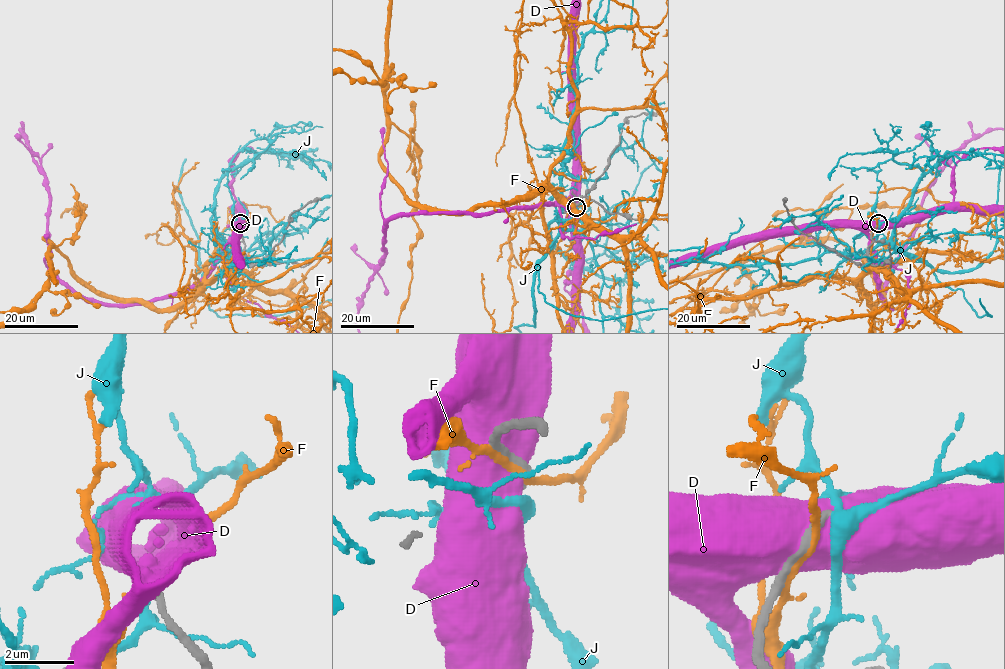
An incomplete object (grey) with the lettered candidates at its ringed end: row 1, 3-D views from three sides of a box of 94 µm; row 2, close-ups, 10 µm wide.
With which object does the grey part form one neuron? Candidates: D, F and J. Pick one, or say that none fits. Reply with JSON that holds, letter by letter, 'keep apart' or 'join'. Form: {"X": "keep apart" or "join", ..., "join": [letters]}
{"D": "keep apart", "F": "keep apart", "J": "keep apart", "join": []}

